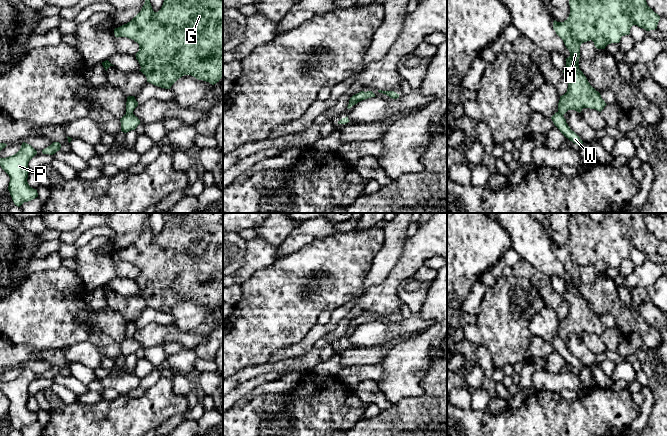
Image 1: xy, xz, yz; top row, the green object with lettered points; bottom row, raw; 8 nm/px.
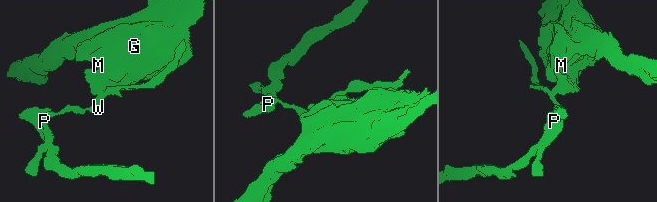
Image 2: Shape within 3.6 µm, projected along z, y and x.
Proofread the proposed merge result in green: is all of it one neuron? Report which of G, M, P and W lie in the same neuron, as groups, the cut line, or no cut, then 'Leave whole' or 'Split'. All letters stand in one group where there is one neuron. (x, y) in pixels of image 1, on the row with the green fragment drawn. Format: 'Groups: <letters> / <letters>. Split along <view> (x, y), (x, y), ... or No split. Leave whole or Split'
Groups: G M / P W. Split along xy (132, 112), (126, 114). Split

